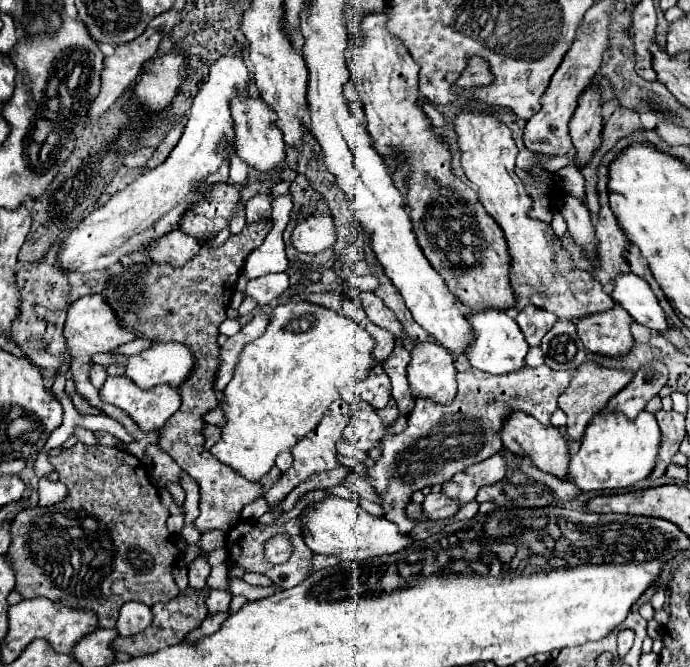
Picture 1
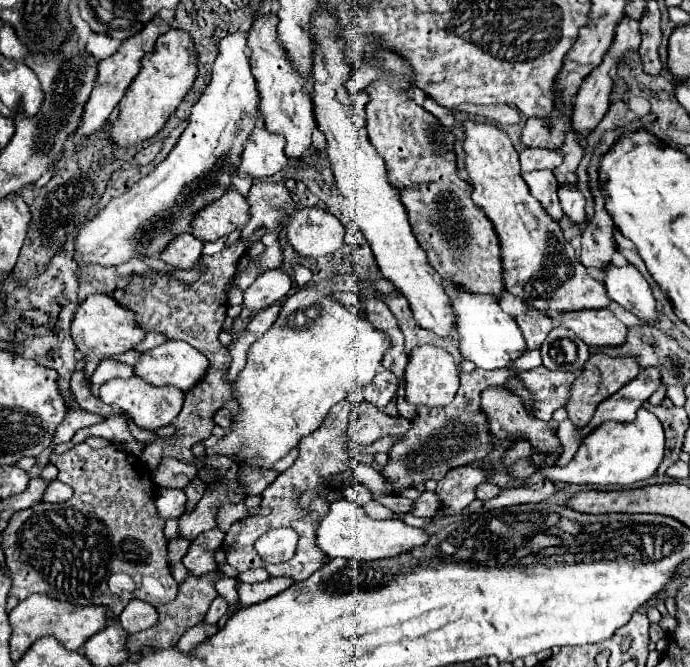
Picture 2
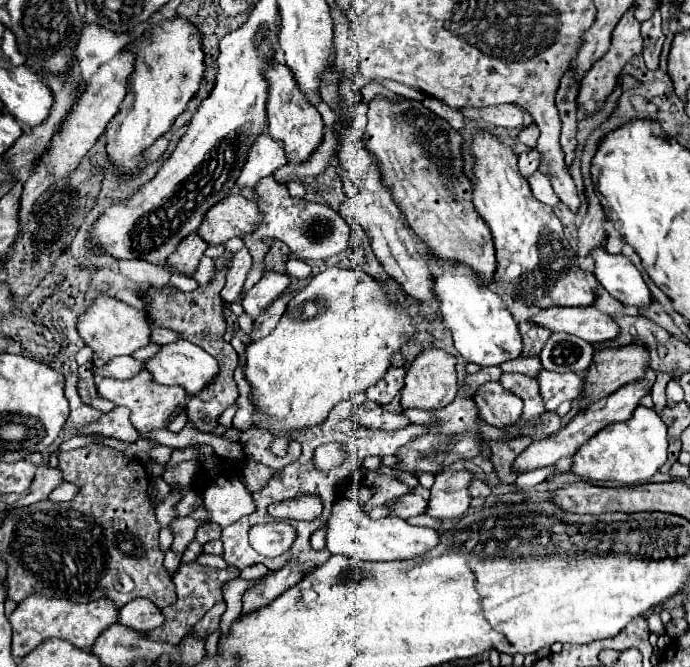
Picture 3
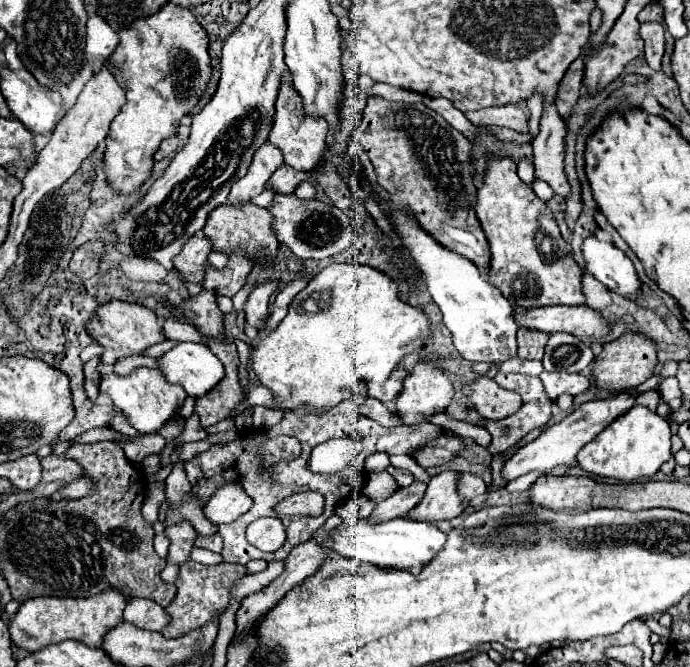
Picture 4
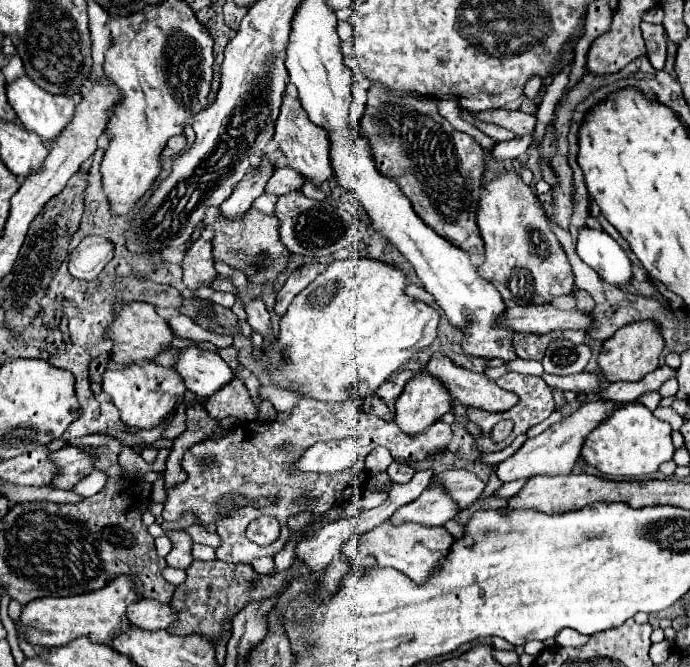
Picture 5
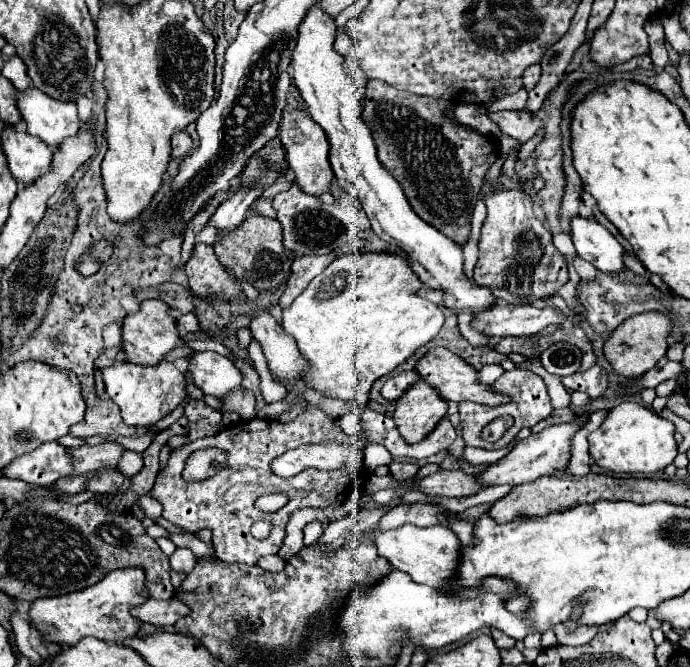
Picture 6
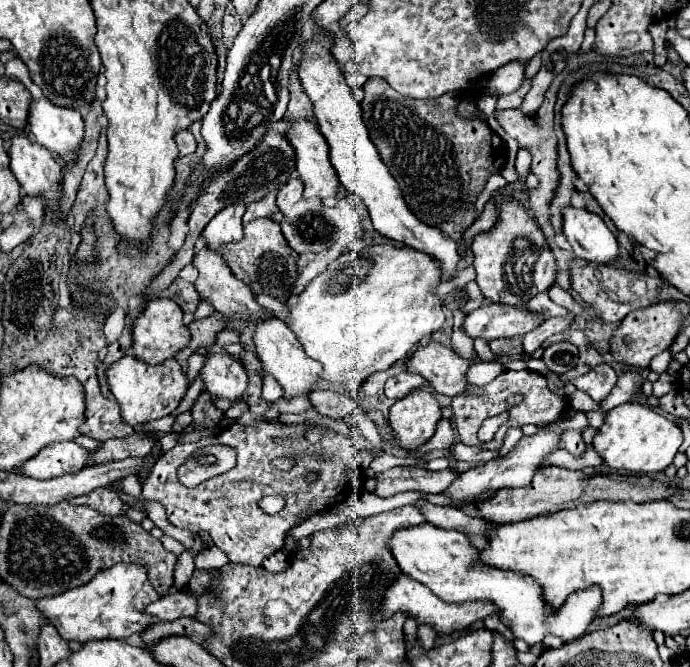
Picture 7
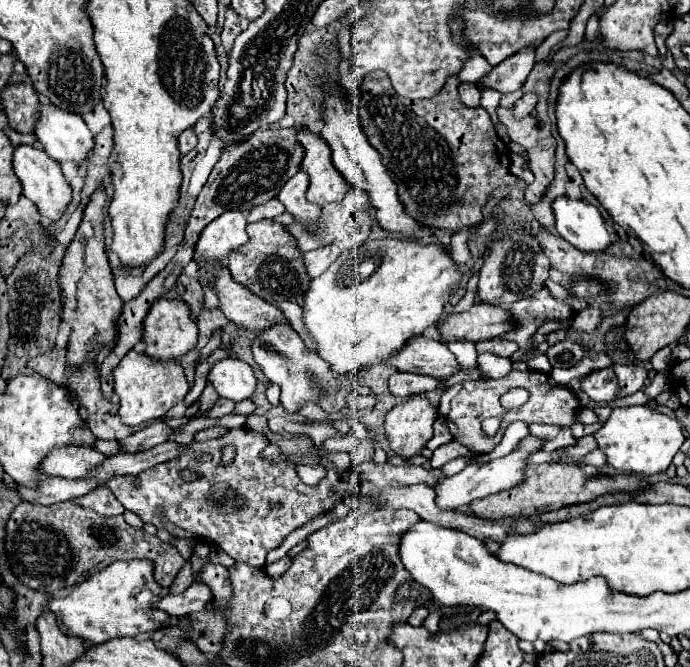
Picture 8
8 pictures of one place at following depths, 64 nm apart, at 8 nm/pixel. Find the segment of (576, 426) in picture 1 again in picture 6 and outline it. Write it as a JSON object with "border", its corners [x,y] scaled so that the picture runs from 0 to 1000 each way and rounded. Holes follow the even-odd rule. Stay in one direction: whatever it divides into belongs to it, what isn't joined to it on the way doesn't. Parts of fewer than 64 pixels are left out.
{"border":[[[930,468],[928,474],[904,480],[904,486],[899,486],[887,498],[887,504],[881,504],[875,516],[875,531],[896,561],[907,567],[925,567],[942,552],[948,552],[948,546],[965,531],[968,498],[974,498],[974,480],[968,480],[962,468]]]}

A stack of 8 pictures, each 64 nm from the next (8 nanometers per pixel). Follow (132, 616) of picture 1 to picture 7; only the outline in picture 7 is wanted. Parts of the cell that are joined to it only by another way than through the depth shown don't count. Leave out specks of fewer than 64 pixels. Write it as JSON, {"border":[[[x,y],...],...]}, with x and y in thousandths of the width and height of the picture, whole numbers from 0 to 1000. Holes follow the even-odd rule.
{"border":[[[252,888],[243,894],[235,894],[232,900],[214,906],[214,912],[209,912],[214,921],[229,924],[235,933],[241,930],[255,930],[264,924],[281,924],[287,912],[287,900],[284,894],[278,894],[275,888]]]}

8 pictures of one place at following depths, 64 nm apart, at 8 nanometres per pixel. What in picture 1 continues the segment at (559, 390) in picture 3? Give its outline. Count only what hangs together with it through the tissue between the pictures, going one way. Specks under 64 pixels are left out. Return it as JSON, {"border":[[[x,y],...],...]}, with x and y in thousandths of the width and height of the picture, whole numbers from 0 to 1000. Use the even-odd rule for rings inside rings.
{"border":[[[791,546],[730,564],[710,564],[707,558],[681,552],[664,561],[664,591],[655,606],[638,609],[623,600],[603,600],[600,618],[591,624],[591,642],[580,651],[557,654],[551,663],[554,687],[542,702],[533,702],[536,726],[554,747],[559,777],[574,783],[580,798],[594,798],[597,783],[588,777],[586,759],[594,753],[597,738],[643,726],[681,696],[716,684],[728,672],[719,648],[742,615],[759,615],[783,636],[797,636],[797,624],[809,612],[809,594],[823,582],[826,570],[826,558],[800,555]]]}

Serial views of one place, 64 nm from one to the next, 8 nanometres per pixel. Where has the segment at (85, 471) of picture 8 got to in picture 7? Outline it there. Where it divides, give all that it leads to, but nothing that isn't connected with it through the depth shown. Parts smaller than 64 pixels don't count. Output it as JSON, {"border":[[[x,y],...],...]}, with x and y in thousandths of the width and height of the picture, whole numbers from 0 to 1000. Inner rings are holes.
{"border":[[[81,663],[67,669],[58,681],[52,681],[41,696],[29,705],[38,714],[70,720],[104,708],[116,708],[119,702],[133,696],[133,681],[110,663]]]}

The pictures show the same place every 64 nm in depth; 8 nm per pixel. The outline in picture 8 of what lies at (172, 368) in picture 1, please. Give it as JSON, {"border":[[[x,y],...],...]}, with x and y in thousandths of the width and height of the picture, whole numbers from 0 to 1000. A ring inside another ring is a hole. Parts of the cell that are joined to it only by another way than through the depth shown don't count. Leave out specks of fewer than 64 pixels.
{"border":[[[328,537],[328,540],[313,543],[304,552],[301,567],[319,594],[333,597],[339,603],[365,597],[374,576],[365,549],[345,537]]]}

